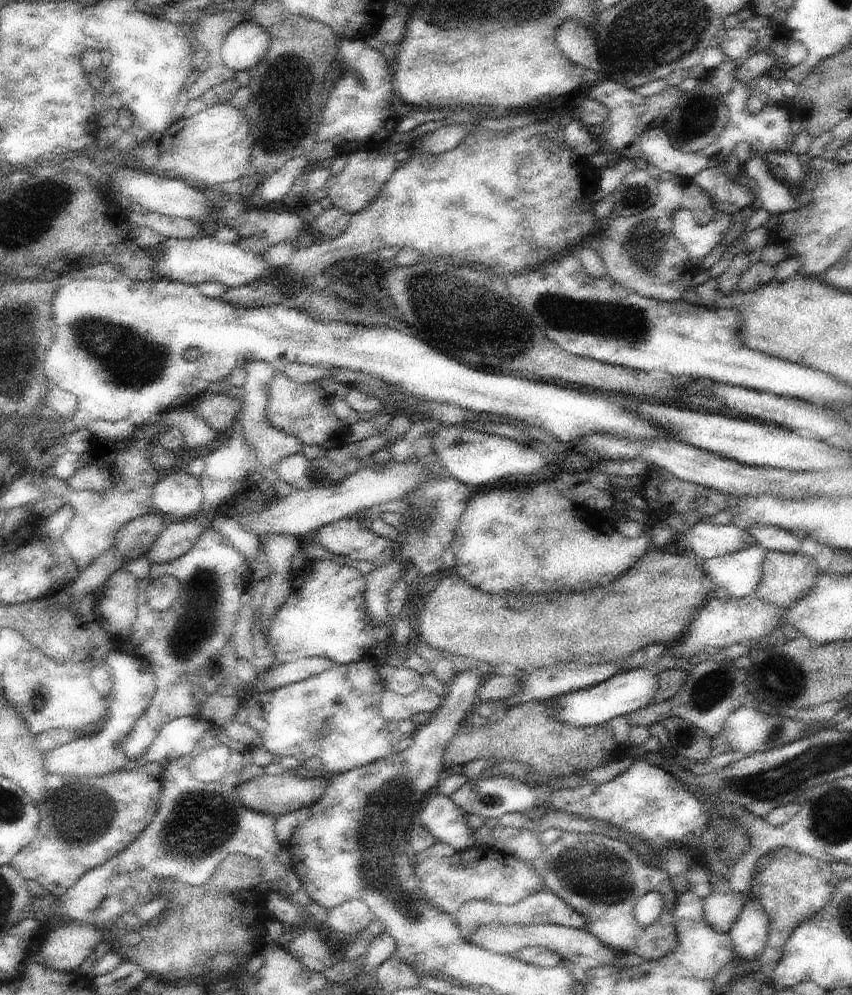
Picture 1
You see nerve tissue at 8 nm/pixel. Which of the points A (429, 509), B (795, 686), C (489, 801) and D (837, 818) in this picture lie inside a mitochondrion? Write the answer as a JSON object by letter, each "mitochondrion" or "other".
{"A":"mitochondrion","B":"mitochondrion","C":"other","D":"mitochondrion"}

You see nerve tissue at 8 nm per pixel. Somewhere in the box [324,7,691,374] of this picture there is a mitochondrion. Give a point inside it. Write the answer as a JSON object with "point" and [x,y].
{"point":[584,315]}

